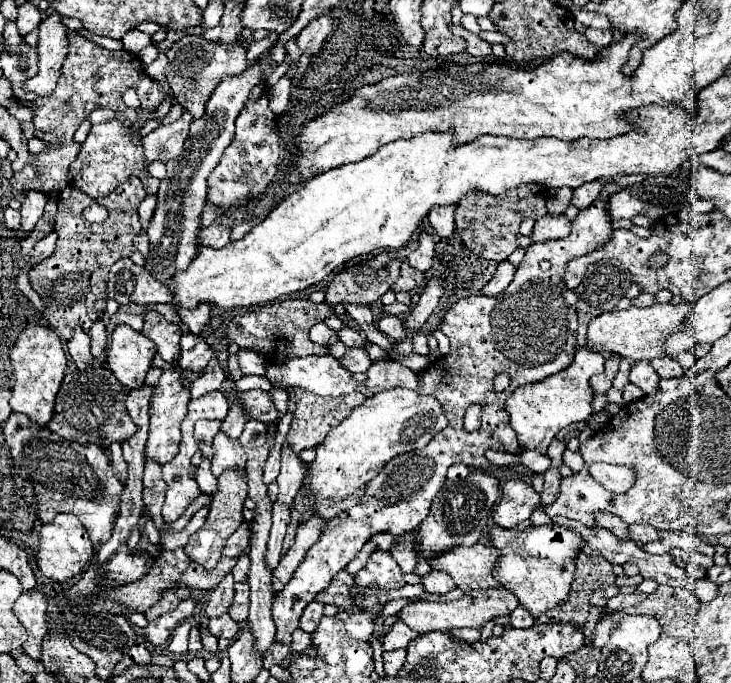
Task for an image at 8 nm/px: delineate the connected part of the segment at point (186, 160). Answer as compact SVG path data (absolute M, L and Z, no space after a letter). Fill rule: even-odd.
M256 61L244 73L224 77L208 99L204 113L206 117L192 121L190 135L186 139L186 153L166 163L168 175L158 189L154 217L150 221L150 227L146 229L150 237L150 255L146 257L146 271L154 279L166 283L176 271L186 269L186 265L190 265L190 261L196 257L200 215L206 205L206 179L220 163L224 149L230 145L234 137L234 121L242 105L246 103L252 87L264 79L264 71L266 67L262 67L262 61Z

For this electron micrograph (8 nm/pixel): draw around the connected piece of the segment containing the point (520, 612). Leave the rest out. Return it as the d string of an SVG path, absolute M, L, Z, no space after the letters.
M516 607L514 613L510 613L510 625L512 627L530 627L530 625L534 625L534 617L530 617L530 613L526 613L526 609Z

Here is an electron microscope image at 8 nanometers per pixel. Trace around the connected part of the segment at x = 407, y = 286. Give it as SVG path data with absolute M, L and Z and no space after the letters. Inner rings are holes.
M404 261L402 267L400 267L400 275L394 281L394 285L392 285L392 291L396 291L396 293L398 291L410 291L414 287L424 285L424 279L426 279L424 273L418 273L414 267L408 265L408 261Z

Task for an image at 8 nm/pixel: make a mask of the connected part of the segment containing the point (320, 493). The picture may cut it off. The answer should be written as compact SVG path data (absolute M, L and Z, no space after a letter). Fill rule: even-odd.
M400 387L382 391L366 399L350 417L328 431L326 439L316 447L314 461L308 463L302 489L308 489L316 505L326 499L342 501L366 485L386 461L400 453L422 449L446 425L448 419L432 395L420 395Z

